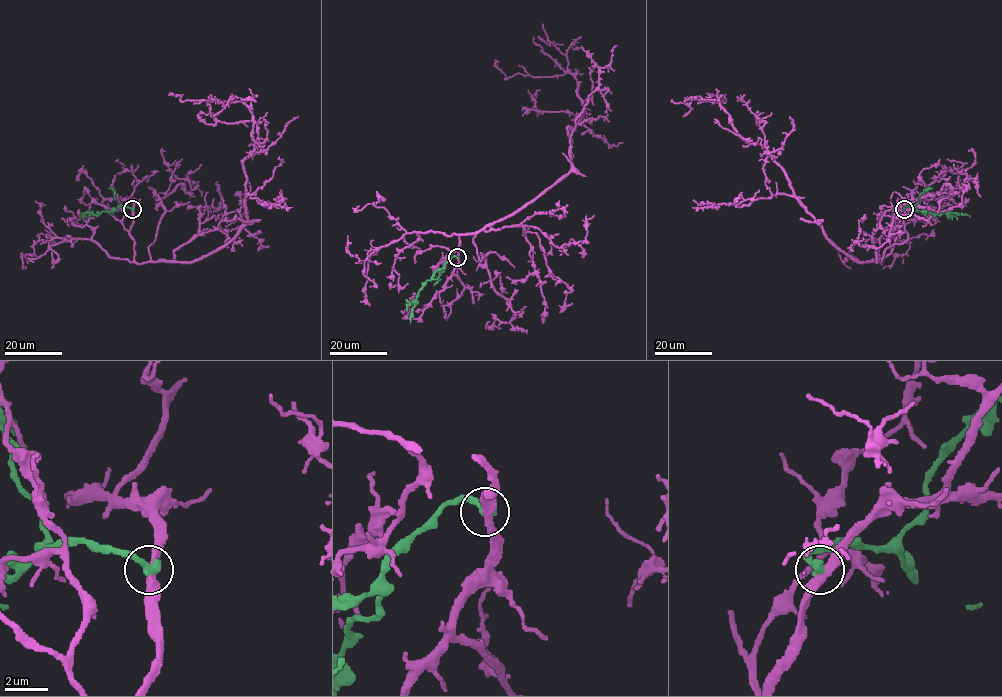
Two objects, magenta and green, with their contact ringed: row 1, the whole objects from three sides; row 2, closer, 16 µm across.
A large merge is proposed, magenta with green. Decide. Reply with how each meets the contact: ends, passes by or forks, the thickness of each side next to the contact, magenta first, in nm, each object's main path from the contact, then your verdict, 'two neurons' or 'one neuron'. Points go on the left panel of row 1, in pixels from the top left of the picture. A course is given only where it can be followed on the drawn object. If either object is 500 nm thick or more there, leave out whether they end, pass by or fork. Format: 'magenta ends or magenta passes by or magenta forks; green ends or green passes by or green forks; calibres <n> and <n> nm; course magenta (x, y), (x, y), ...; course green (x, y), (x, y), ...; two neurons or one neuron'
magenta passes by; green ends; calibres 360 and 460 nm; course magenta (132, 210), (138, 263), (200, 260), (247, 220), (243, 165), (258, 143), (252, 111), (173, 93); course green (132, 209), (121, 206), (112, 211), (88, 213), (85, 216); two neurons

